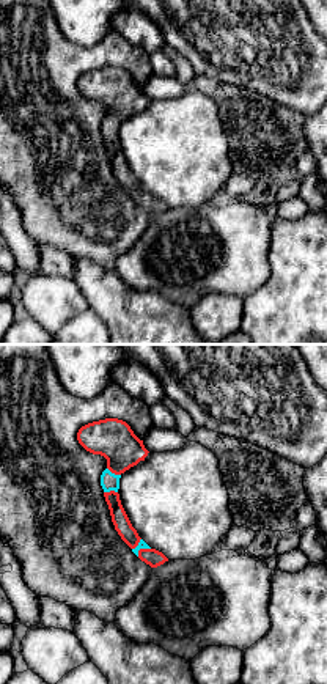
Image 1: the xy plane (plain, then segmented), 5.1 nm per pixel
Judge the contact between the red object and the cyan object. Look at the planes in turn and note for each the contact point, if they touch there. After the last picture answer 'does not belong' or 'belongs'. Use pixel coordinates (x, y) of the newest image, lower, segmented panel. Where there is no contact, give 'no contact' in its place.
meets red at (113, 472)

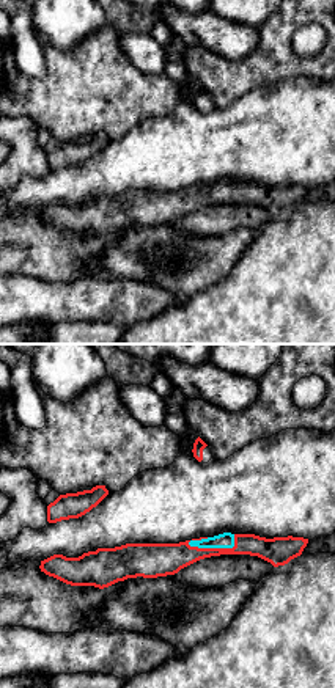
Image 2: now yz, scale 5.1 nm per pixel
meets red at (216, 548)

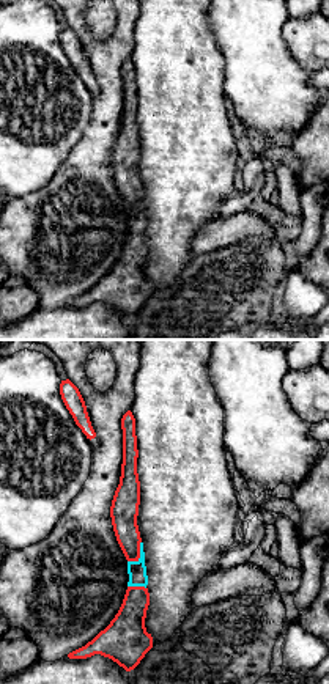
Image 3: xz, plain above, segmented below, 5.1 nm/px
meets red at (139, 555)

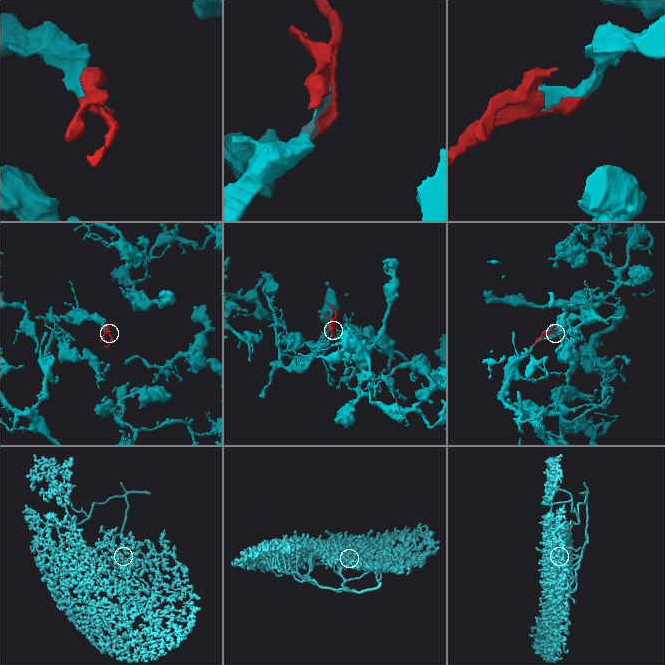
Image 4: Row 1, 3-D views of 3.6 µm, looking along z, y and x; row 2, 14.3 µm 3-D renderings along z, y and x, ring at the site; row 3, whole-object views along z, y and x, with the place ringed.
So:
belongs

